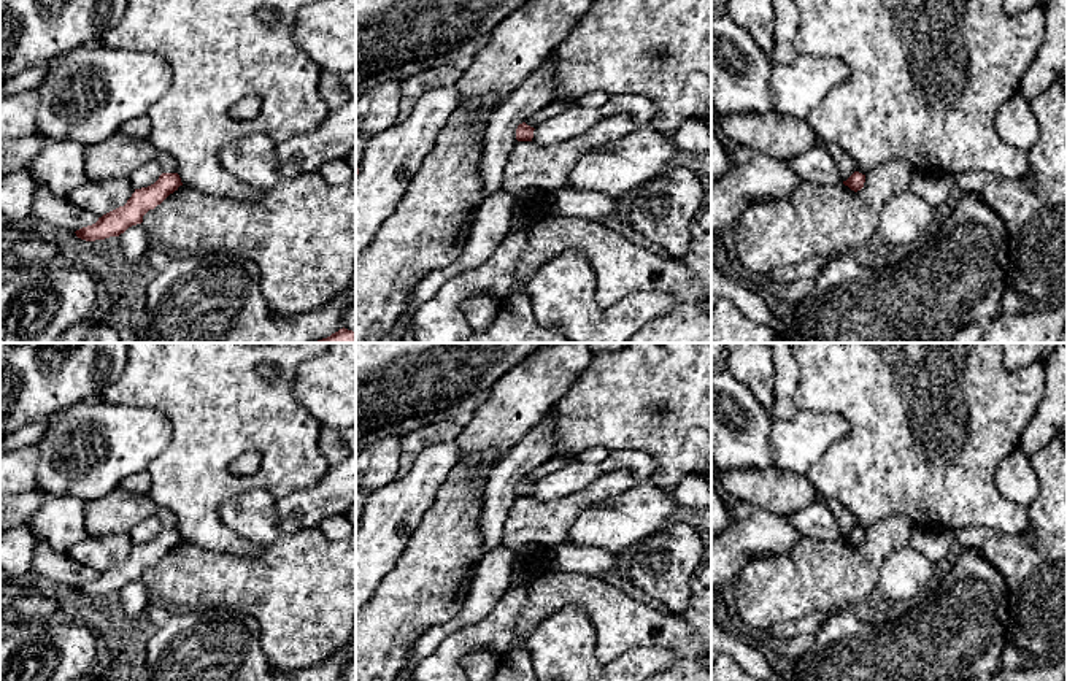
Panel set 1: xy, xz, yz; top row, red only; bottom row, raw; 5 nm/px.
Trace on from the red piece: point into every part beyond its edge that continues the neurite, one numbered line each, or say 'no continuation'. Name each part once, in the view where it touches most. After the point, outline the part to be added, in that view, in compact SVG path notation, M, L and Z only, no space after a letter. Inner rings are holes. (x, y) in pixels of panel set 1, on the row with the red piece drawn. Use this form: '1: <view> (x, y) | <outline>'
no continuation

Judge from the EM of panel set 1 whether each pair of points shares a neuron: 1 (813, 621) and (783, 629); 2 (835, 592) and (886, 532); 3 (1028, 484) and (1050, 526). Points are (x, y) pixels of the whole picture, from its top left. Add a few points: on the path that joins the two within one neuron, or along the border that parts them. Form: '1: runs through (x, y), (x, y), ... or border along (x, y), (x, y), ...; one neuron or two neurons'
1: runs through (805, 626), (791, 629); one neuron
2: runs through (851, 577), (874, 561), (875, 548); one neuron
3: border along (1031, 459), (1039, 483), (1039, 494), (1028, 505); two neurons

